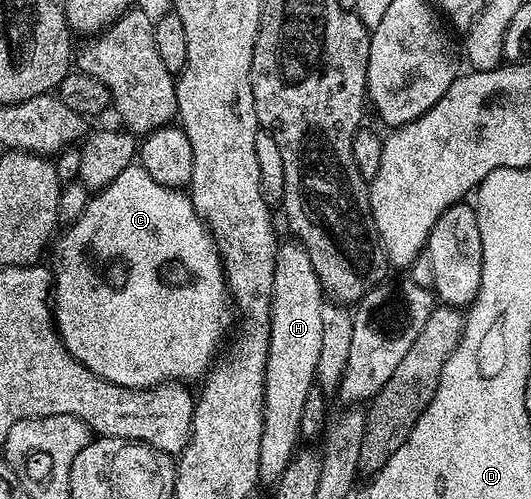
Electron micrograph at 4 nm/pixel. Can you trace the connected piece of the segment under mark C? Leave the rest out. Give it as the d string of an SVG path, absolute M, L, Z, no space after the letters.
M134 163L119 171L119 175L115 175L115 179L106 189L90 196L87 211L83 211L83 215L79 215L79 219L72 221L66 229L69 230L62 237L60 234L56 238L57 254L54 255L53 261L51 260L51 308L57 334L61 336L61 341L70 355L79 363L83 363L83 367L87 367L96 377L102 377L128 389L151 389L154 385L166 384L170 379L185 379L181 377L204 378L230 332L229 320L234 320L235 313L231 308L229 289L225 286L225 269L221 266L217 245L213 242L209 228L195 211L188 192L163 187L163 183L155 183L155 179L151 179L151 175L147 175L147 171L141 168L140 164Z

